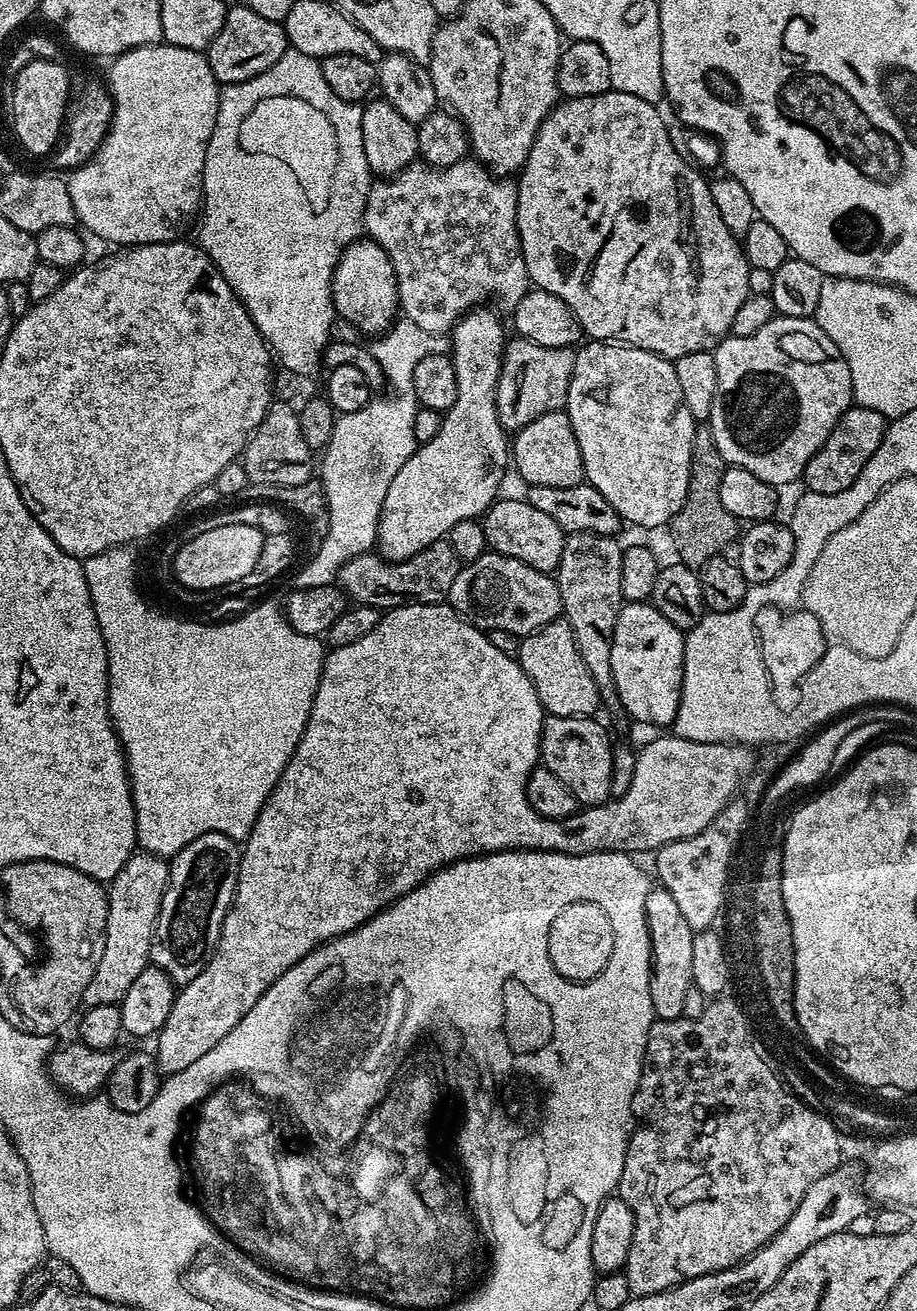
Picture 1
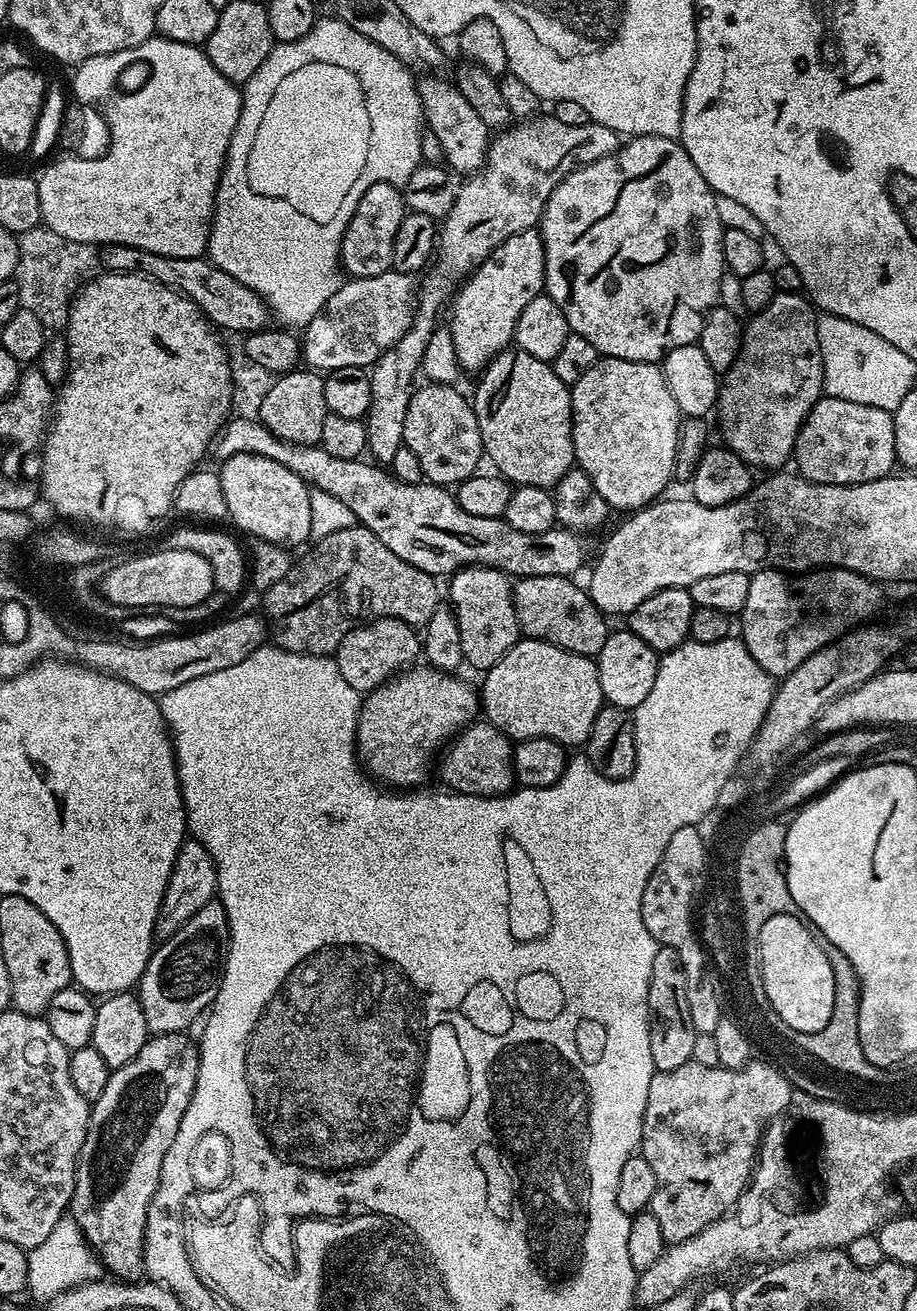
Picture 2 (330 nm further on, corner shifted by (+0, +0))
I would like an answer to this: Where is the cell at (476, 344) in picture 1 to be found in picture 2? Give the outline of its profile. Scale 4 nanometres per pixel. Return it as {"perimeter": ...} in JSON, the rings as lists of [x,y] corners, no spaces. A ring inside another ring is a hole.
{"perimeter":[[[527,228],[506,238],[506,242],[471,269],[468,278],[452,304],[452,321],[447,321],[446,327],[454,338],[454,354],[458,354],[461,369],[465,373],[476,374],[513,343],[522,310],[526,310],[532,299],[544,292],[544,239],[536,228]]]}

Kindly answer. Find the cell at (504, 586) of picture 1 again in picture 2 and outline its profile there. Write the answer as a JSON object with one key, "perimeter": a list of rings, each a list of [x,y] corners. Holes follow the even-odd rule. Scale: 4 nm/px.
{"perimeter":[[[521,576],[511,585],[519,631],[525,637],[550,642],[574,654],[597,657],[610,634],[605,613],[588,597],[587,591],[567,576]]]}

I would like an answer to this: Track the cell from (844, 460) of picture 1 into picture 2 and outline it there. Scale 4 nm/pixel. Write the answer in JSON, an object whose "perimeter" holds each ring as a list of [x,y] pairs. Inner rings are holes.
{"perimeter":[[[821,395],[820,401],[810,410],[796,439],[794,464],[797,464],[799,475],[816,484],[865,484],[881,480],[897,467],[894,450],[894,422],[891,412],[862,406],[858,402],[846,402],[846,398],[834,398]]]}

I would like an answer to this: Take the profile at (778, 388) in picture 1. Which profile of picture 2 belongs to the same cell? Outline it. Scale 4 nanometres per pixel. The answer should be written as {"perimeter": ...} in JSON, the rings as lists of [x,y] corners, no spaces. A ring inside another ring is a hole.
{"perimeter":[[[780,292],[774,302],[766,306],[764,312],[755,313],[749,319],[752,321],[747,321],[738,358],[734,366],[730,366],[730,370],[723,373],[718,401],[723,443],[739,454],[753,469],[780,470],[787,460],[789,463],[793,459],[800,428],[824,392],[824,363],[818,346],[816,318],[813,305],[803,295]]]}

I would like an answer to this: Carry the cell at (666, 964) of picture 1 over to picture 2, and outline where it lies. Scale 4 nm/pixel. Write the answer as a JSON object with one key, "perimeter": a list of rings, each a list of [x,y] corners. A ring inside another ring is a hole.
{"perimeter":[[[660,946],[654,954],[654,966],[648,987],[648,1025],[650,1026],[650,1058],[655,1071],[669,1072],[692,1059],[697,1030],[694,1022],[690,1022],[690,1006],[686,1006],[686,974],[682,970],[682,958],[678,958],[673,948]]]}

